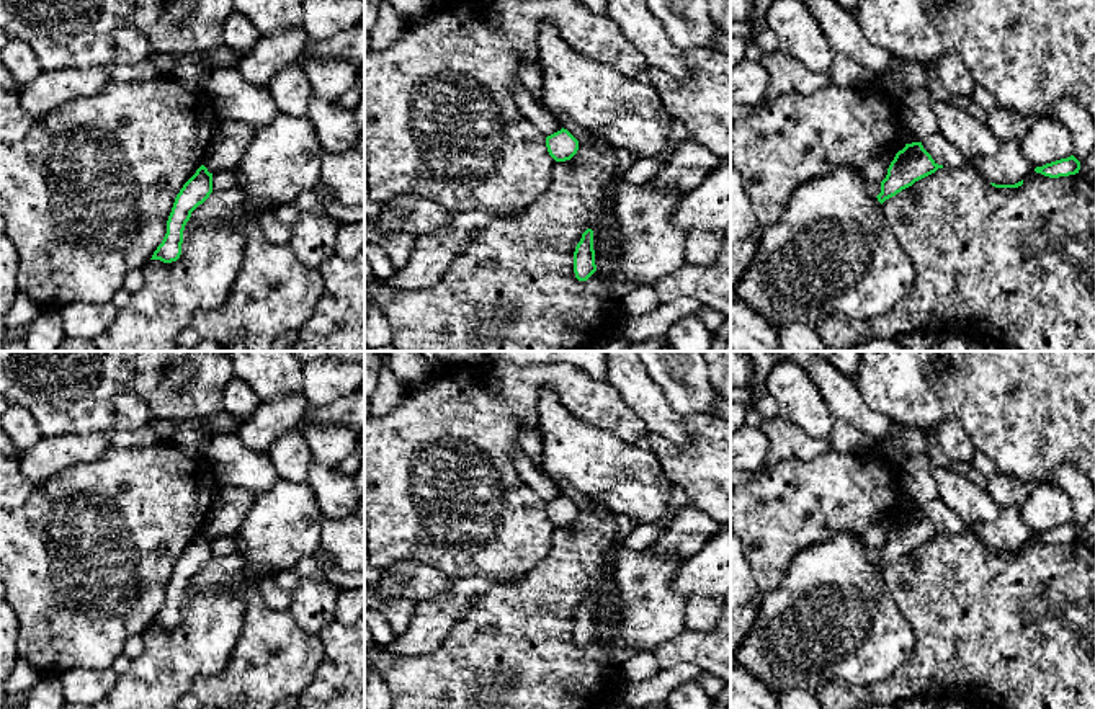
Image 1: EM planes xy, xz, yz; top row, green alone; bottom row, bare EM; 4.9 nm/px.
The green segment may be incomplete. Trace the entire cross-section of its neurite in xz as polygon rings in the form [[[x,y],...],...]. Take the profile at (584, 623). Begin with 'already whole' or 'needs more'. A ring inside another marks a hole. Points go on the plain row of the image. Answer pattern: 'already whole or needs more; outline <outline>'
already whole; outline [[[587,595],[574,618],[574,639],[579,647],[587,647],[595,637],[593,596]]]

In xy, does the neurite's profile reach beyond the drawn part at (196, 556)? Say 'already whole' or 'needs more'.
already whole

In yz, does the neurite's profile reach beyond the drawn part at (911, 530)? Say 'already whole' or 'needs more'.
already whole

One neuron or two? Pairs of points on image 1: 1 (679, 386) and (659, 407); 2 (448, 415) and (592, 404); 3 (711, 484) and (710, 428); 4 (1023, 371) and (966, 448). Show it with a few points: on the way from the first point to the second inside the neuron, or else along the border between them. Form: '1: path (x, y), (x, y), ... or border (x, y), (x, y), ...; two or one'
1: border (644, 368), (669, 405), (682, 419); two
2: path (484, 415), (530, 381), (556, 379); one
3: path (711, 471), (711, 441); one
4: border (937, 423), (955, 419), (978, 448); two

